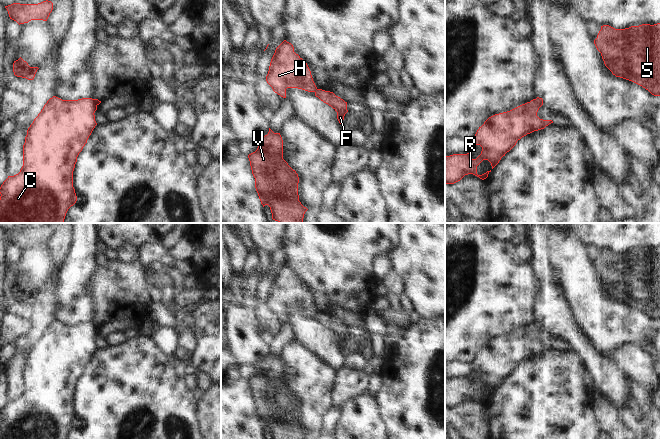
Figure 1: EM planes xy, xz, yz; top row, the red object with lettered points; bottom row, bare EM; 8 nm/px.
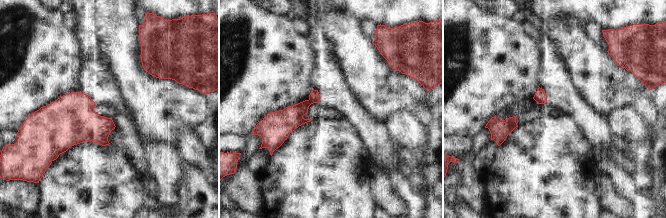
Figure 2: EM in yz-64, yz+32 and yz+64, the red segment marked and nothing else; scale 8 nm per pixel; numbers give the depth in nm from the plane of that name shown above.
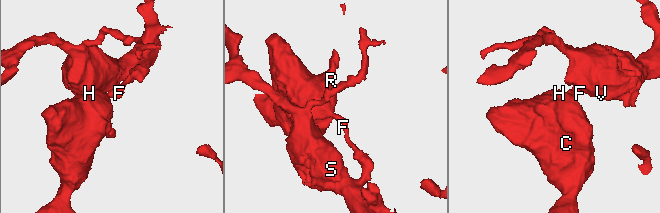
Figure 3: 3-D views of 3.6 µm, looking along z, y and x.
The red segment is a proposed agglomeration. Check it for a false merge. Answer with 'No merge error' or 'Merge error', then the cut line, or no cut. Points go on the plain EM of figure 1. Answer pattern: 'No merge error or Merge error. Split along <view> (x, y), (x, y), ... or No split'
Merge error. Split along xz (317, 313), (314, 315).

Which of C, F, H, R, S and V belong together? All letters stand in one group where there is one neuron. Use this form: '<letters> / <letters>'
C H R / F S V

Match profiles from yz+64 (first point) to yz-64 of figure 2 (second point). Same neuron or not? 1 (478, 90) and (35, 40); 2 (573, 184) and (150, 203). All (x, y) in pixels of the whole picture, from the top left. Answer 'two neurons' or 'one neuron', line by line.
1: one neuron
2: two neurons

